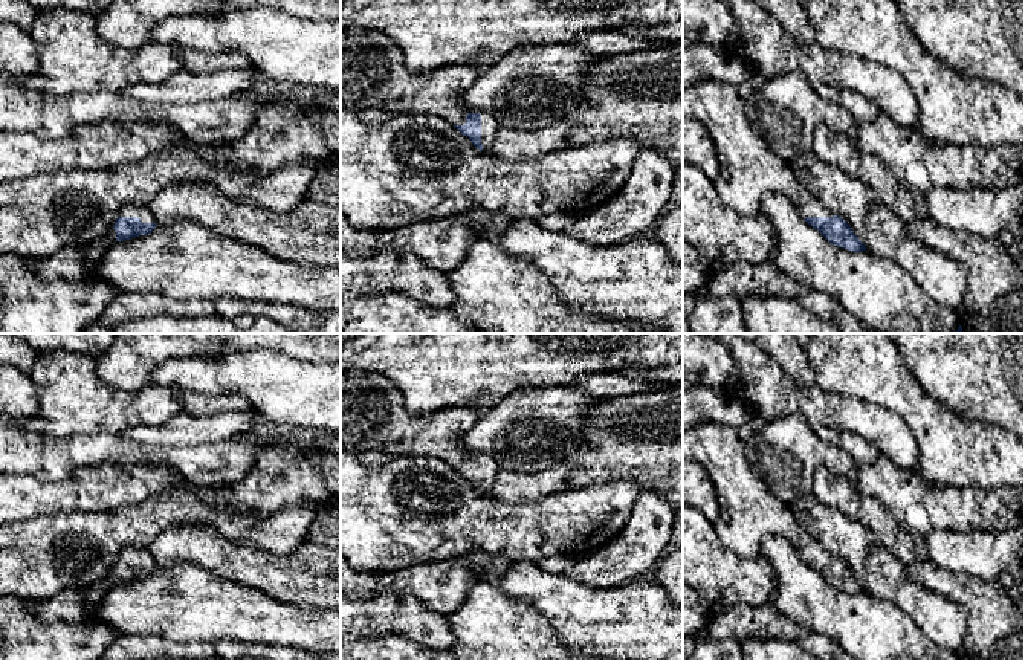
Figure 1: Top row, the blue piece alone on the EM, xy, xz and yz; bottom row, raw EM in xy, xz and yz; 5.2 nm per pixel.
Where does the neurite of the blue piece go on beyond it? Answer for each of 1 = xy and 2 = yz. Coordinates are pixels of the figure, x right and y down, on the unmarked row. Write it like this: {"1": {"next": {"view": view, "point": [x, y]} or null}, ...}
{"1": {"next": {"view": "xy", "point": [93, 593]}}, "2": {"next": {"view": "yz", "point": [747, 511]}}}

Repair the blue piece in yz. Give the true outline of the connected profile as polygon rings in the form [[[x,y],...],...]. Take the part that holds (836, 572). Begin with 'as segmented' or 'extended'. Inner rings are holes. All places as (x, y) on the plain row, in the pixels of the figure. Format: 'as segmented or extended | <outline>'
extended | [[[750,420],[741,426],[704,422],[683,428],[683,458],[707,471],[718,495],[718,538],[735,553],[762,558],[761,539],[784,536],[831,587],[852,594],[866,593],[846,562],[800,529],[790,506],[771,495],[752,471],[744,445],[759,426],[758,420]]]

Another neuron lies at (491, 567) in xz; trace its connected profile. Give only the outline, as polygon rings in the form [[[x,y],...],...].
[[[484,552],[460,555],[449,561],[474,567],[486,581],[490,582],[500,579],[504,574],[504,571],[513,564],[503,555],[489,555]]]

